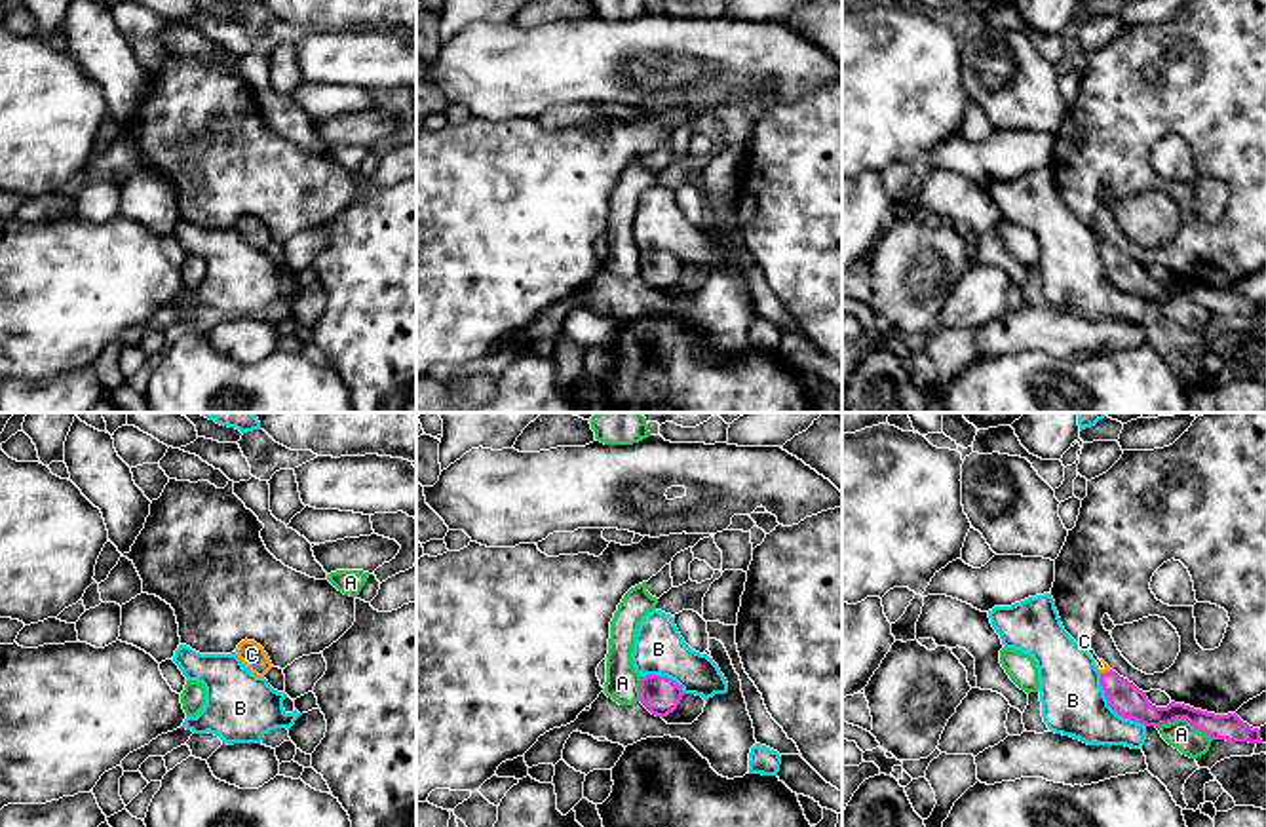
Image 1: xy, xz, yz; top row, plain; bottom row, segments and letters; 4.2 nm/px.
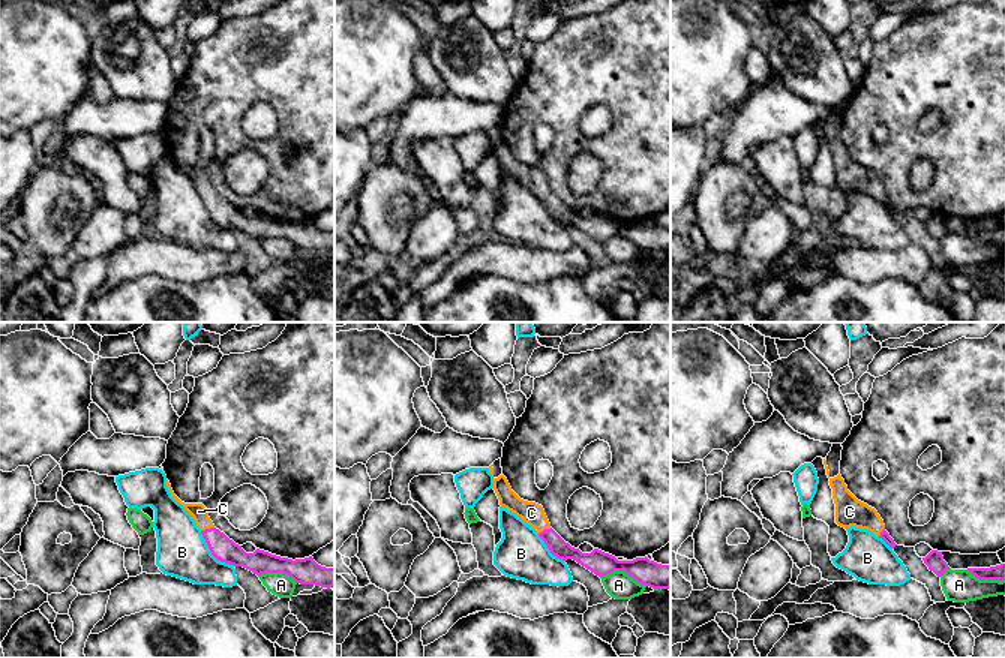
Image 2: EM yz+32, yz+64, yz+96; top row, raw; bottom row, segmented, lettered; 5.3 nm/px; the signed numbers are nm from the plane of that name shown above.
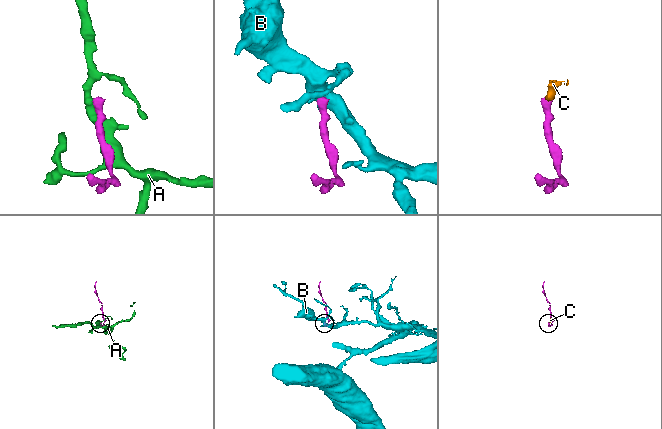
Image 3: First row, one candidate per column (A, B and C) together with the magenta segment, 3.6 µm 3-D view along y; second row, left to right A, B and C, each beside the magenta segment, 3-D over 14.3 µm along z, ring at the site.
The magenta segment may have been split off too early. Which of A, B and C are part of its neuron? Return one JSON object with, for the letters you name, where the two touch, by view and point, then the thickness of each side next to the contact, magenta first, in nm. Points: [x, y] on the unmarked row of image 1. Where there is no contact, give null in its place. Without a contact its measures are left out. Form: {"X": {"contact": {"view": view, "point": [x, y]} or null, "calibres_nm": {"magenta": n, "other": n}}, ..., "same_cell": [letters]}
{"C": {"contact": {"view": "yz", "point": [1107, 246]}, "calibres_nm": {"magenta": 140, "other": 50}}, "same_cell": ["C"]}

